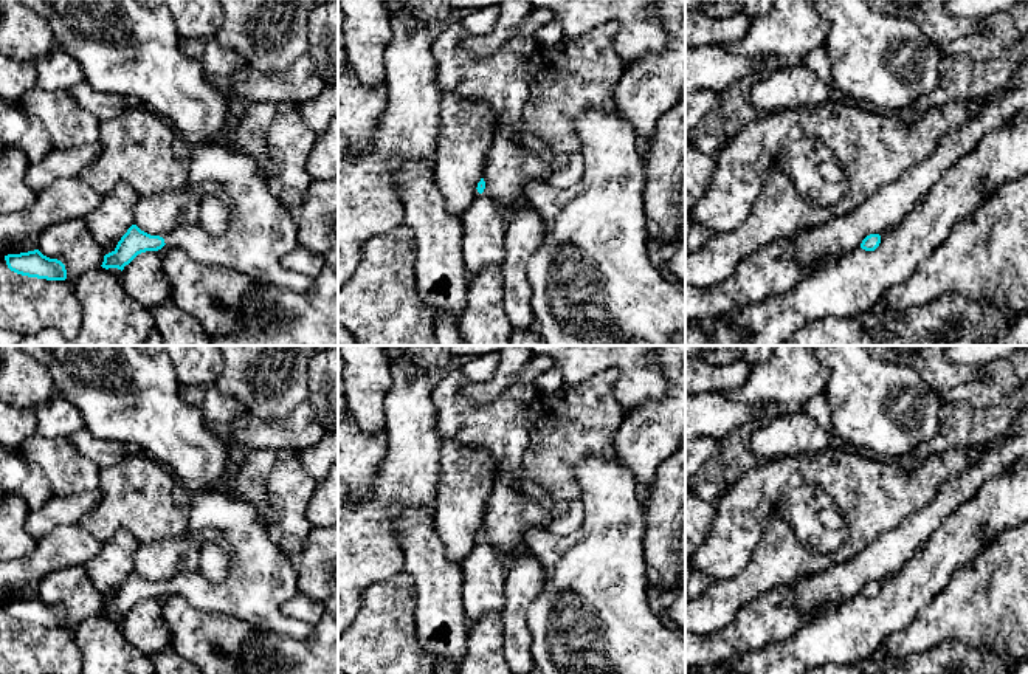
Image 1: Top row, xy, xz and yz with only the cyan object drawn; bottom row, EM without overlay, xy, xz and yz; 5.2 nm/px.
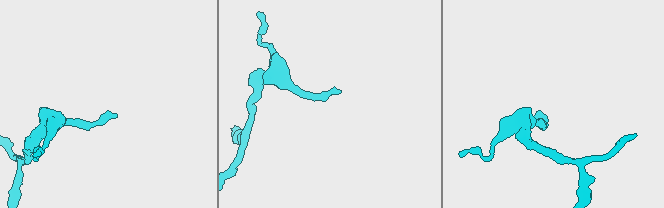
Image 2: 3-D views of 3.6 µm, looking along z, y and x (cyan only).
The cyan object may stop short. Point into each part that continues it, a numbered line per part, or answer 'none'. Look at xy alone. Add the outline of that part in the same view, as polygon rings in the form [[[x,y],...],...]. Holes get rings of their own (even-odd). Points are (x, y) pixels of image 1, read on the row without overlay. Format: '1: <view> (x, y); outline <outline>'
1: xy (123, 394); outline [[[17,346],[17,347],[48,369],[48,372],[53,377],[56,392],[81,411],[81,414],[85,420],[85,428],[95,437],[98,437],[101,440],[118,440],[122,443],[135,442],[143,448],[143,452],[146,456],[160,462],[163,466],[166,466],[171,471],[174,480],[180,482],[183,485],[183,488],[191,494],[191,508],[188,510],[189,525],[192,525],[194,528],[198,528],[198,530],[206,528],[206,527],[217,528],[225,535],[225,538],[231,544],[231,547],[234,550],[234,561],[226,567],[228,576],[223,581],[216,583],[216,581],[205,578],[202,573],[202,569],[197,572],[183,572],[183,573],[177,575],[172,581],[163,584],[164,590],[169,595],[180,595],[191,606],[194,606],[197,609],[209,610],[209,612],[222,612],[222,614],[231,615],[231,617],[239,618],[243,623],[251,624],[260,631],[274,631],[274,632],[290,634],[291,637],[295,637],[298,640],[304,640],[309,635],[312,635],[316,624],[309,624],[304,621],[293,620],[293,618],[284,615],[281,610],[281,607],[285,601],[291,600],[293,597],[296,597],[299,593],[298,592],[298,575],[296,575],[295,559],[291,559],[274,542],[270,528],[259,519],[256,508],[248,500],[245,500],[240,496],[231,494],[220,487],[222,480],[226,477],[228,468],[233,465],[231,456],[229,456],[229,448],[228,448],[228,438],[226,438],[223,429],[211,426],[205,420],[202,411],[197,406],[188,403],[181,397],[181,384],[178,381],[174,363],[167,353],[164,353],[164,352],[161,352],[161,353],[144,353],[136,346]]]

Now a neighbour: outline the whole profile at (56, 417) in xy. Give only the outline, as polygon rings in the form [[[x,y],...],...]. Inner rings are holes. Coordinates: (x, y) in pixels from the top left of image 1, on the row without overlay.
[[[57,392],[47,401],[34,406],[36,432],[45,438],[70,438],[85,428],[81,411]]]

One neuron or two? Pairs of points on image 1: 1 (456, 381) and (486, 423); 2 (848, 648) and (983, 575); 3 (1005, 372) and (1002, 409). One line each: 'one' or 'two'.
1: one
2: two
3: two

